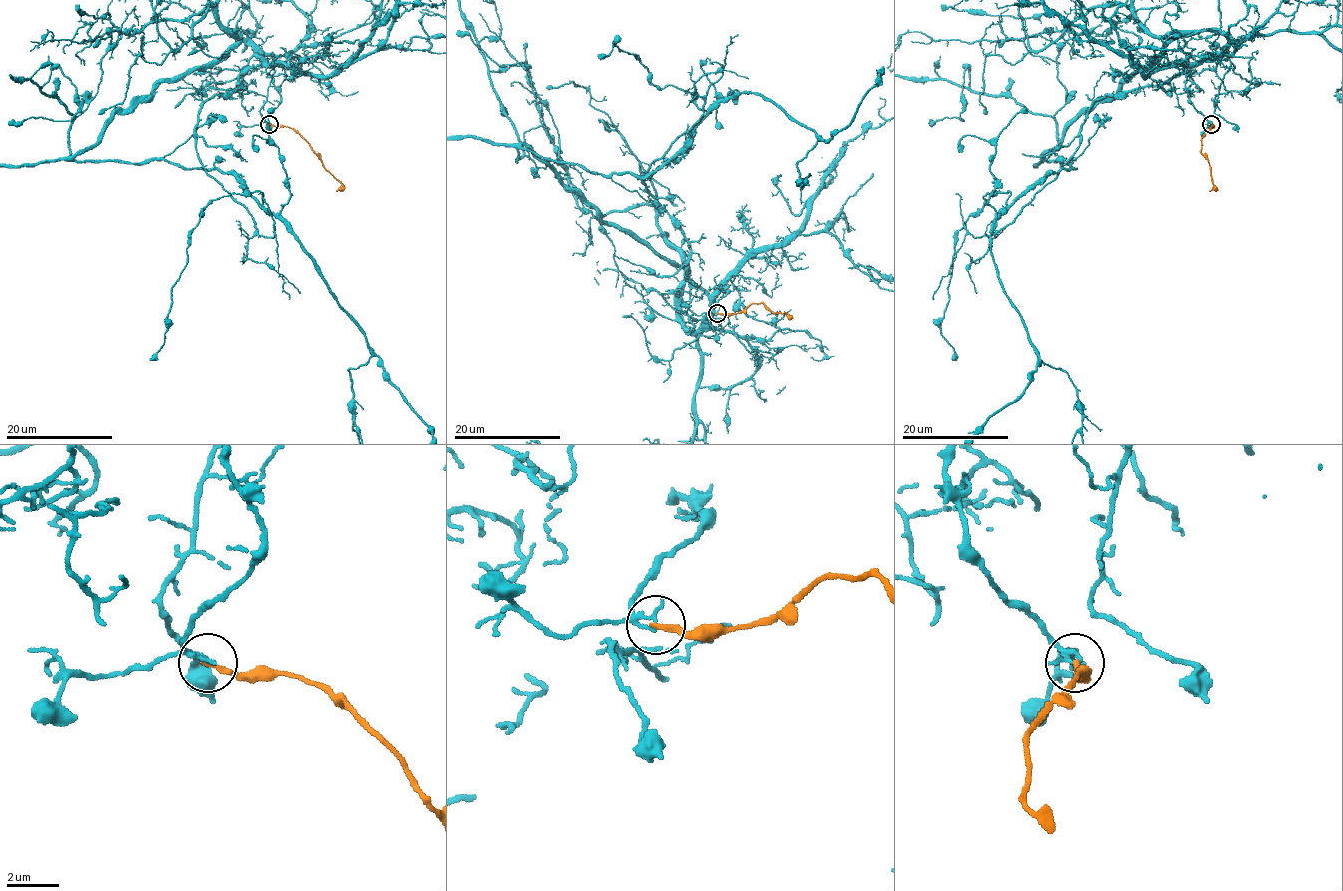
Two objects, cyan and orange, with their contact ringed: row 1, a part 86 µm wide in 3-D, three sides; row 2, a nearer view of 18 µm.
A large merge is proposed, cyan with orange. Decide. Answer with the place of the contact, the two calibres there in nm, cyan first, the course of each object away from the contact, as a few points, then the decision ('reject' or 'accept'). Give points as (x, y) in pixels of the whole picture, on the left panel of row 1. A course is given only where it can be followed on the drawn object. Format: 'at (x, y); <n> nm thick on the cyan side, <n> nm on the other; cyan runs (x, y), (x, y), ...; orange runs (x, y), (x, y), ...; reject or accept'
at (269, 124); 100 nm thick on the cyan side, 190 nm on the other; orange runs (269, 124), (293, 128), (304, 139), (322, 165), (341, 184), (336, 191); reject

